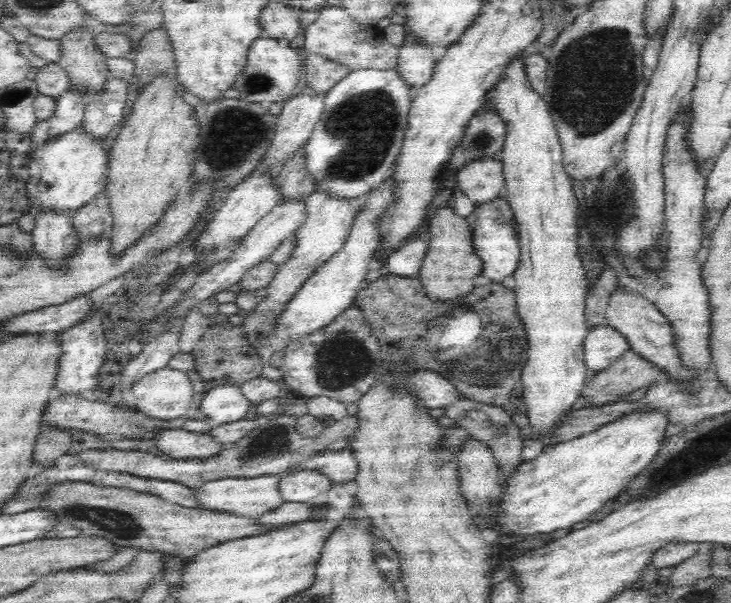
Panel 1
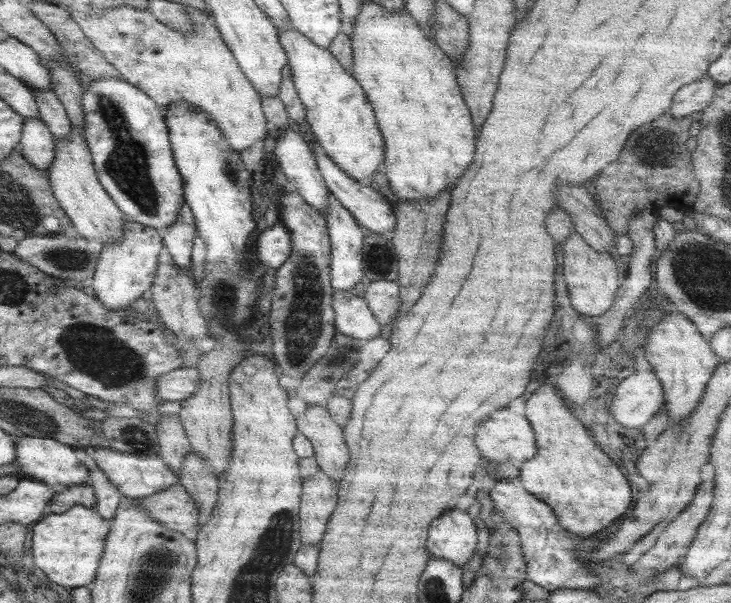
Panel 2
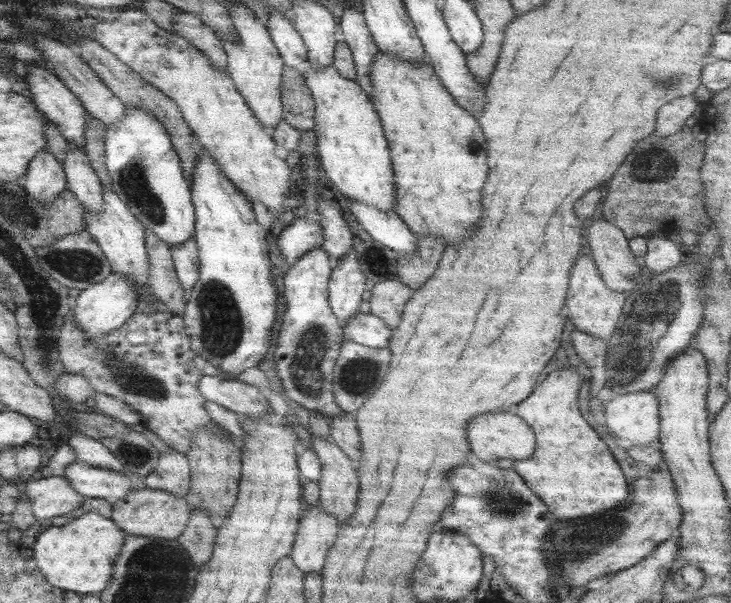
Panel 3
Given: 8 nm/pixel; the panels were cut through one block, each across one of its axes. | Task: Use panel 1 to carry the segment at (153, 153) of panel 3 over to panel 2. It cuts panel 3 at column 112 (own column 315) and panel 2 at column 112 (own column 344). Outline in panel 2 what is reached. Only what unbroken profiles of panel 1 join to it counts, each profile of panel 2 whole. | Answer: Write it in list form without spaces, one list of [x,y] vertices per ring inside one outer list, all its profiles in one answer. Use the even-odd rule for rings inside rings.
[[[117,78],[89,82],[81,108],[83,136],[103,190],[131,222],[163,232],[179,218],[179,208],[183,206],[183,180],[169,144],[165,108],[155,104],[137,86]]]

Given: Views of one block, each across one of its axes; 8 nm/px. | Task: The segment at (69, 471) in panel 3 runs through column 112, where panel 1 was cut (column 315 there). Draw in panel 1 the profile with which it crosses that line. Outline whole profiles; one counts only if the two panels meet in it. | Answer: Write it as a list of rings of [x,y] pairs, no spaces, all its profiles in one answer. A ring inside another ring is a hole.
[[[294,470],[292,474],[286,474],[280,480],[280,494],[284,502],[316,504],[318,500],[326,498],[330,488],[330,478],[314,470]]]

